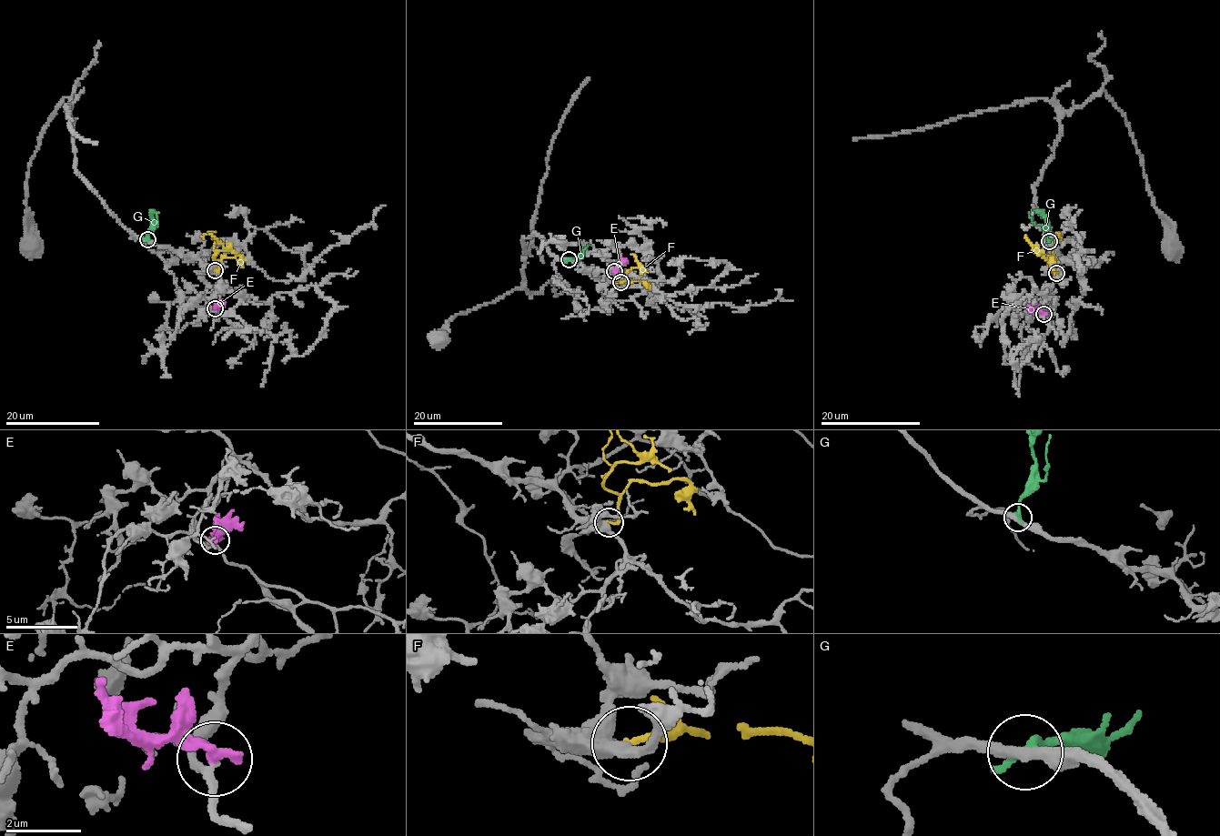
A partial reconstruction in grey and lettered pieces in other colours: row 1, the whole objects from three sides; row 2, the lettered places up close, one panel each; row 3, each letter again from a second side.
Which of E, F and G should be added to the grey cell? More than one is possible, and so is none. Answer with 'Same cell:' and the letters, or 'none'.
Same cell: none

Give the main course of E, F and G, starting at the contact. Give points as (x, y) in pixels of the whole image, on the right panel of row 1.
E: (1043, 314), (1034, 311), (1029, 304)
F: (1056, 273), (1049, 260), (1058, 236), (1056, 232), (1061, 239)
G: (1049, 240), (1046, 229), (1033, 222), (1028, 212)

